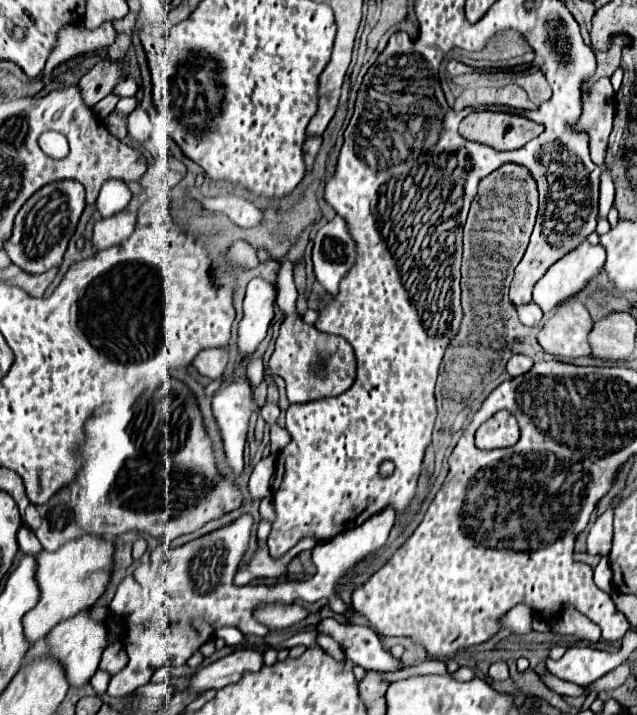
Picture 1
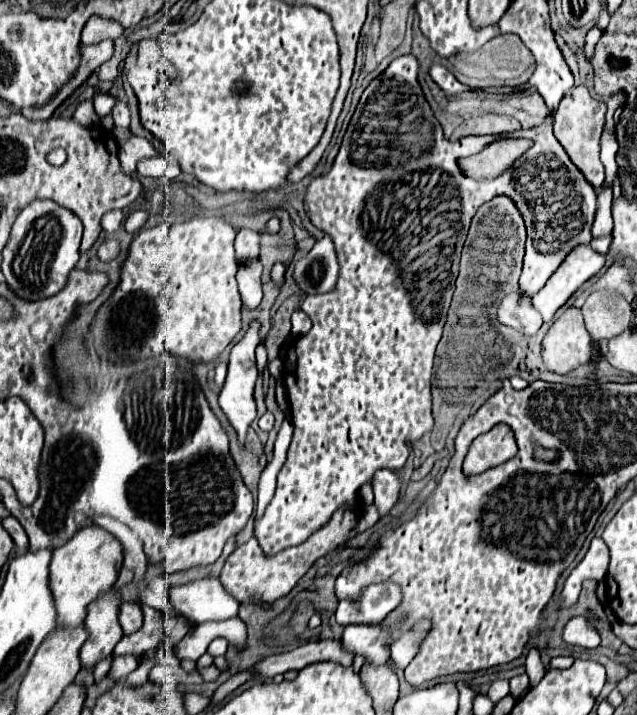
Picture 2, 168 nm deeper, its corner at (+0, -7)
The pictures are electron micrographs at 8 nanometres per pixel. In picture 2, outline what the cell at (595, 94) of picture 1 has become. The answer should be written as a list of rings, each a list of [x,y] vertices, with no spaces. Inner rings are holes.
[[[586,86],[572,88],[560,102],[558,112],[554,114],[554,136],[568,152],[570,160],[582,170],[586,180],[600,188],[604,182],[604,166],[600,162],[600,138],[604,130],[604,116],[606,116],[606,104],[602,100],[596,100]]]

